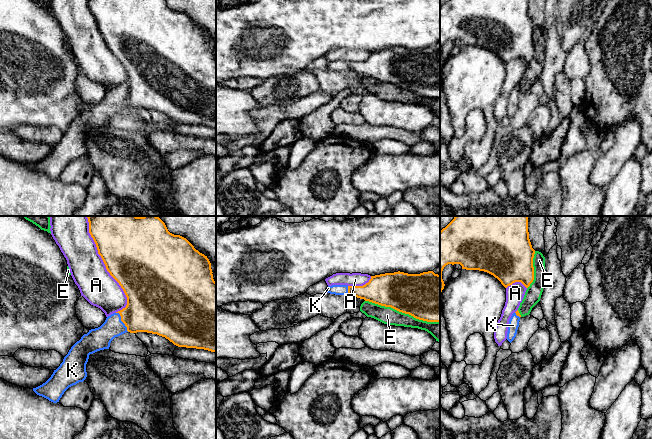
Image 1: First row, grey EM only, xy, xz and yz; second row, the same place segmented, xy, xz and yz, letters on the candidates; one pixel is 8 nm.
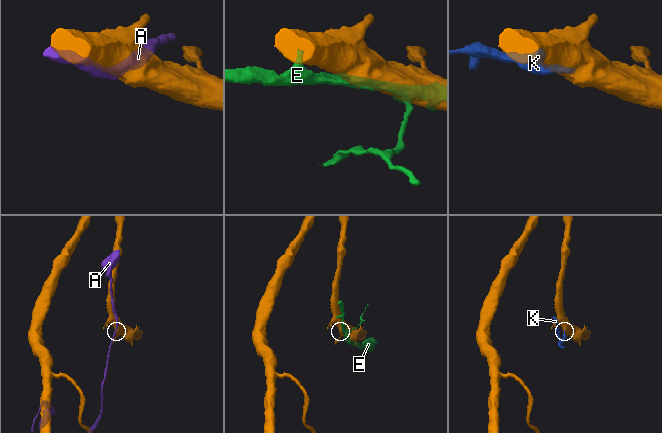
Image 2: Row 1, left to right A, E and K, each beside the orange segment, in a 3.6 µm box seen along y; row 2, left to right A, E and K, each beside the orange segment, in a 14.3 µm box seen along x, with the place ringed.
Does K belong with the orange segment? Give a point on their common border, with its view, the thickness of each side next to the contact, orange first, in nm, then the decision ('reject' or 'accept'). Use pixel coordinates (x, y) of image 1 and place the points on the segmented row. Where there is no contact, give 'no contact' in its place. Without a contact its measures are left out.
xy (121, 320) | 380/180 nm | accept

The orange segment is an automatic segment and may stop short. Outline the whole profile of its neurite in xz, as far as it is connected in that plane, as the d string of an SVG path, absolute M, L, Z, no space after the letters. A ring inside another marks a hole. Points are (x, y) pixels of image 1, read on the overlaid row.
M433 271L375 275L363 286L328 286L327 293L355 296L419 320L440 322L440 275Z

